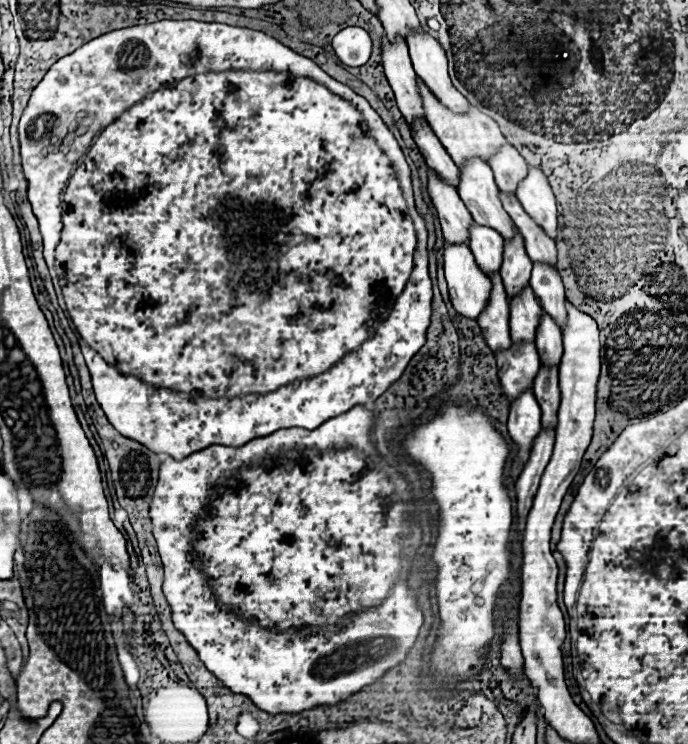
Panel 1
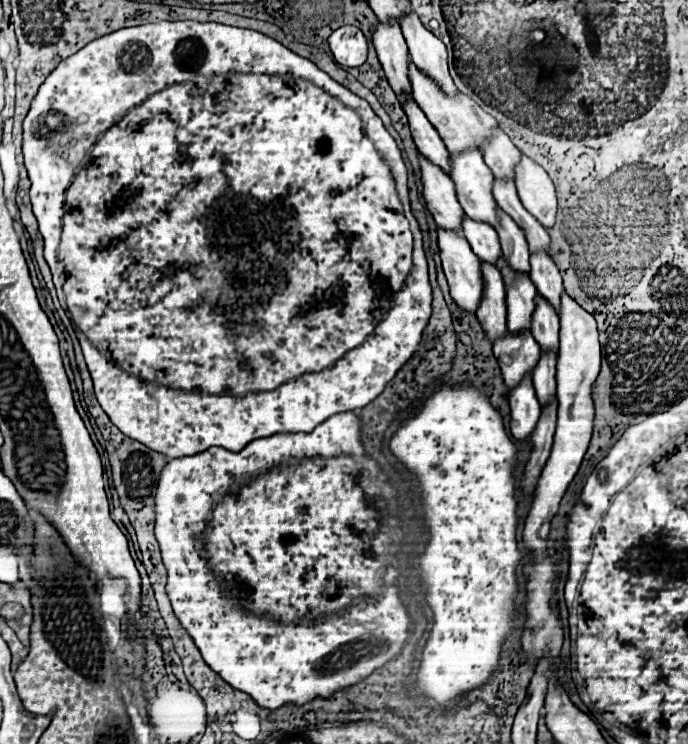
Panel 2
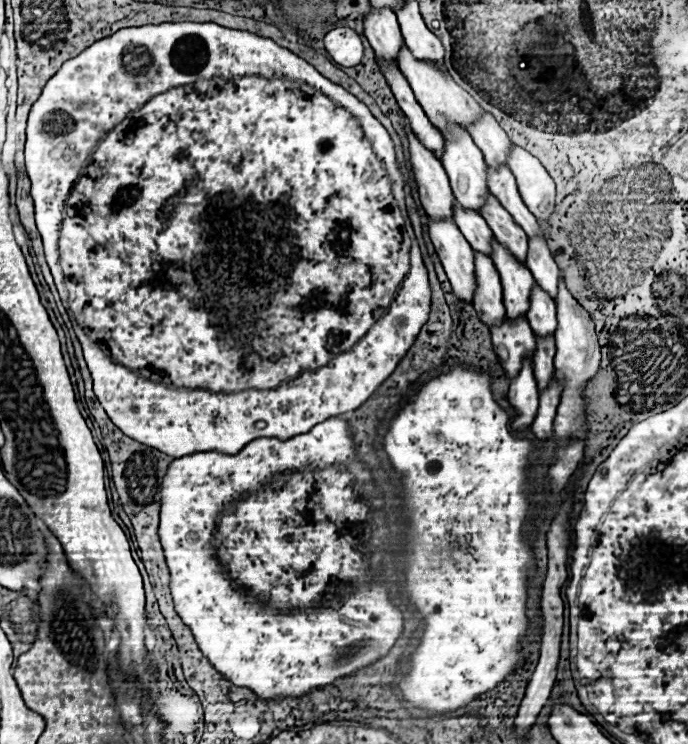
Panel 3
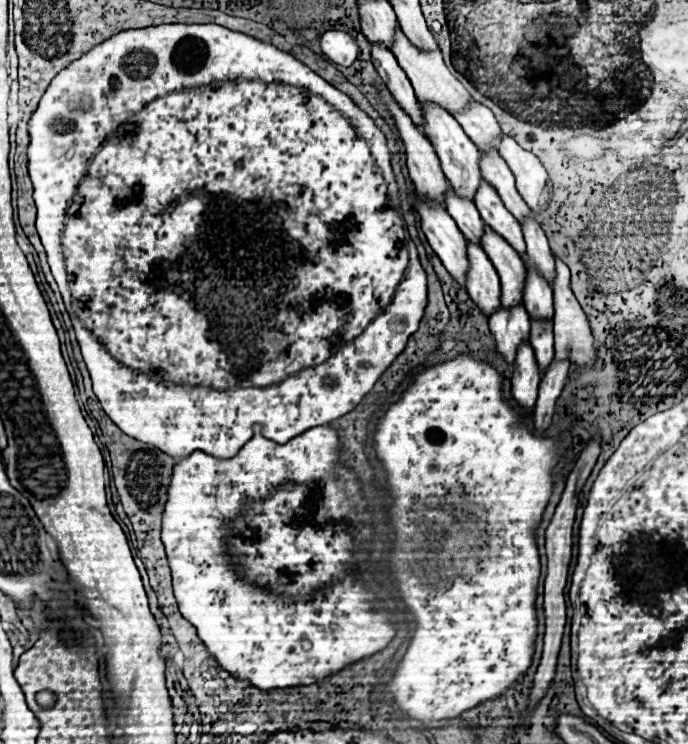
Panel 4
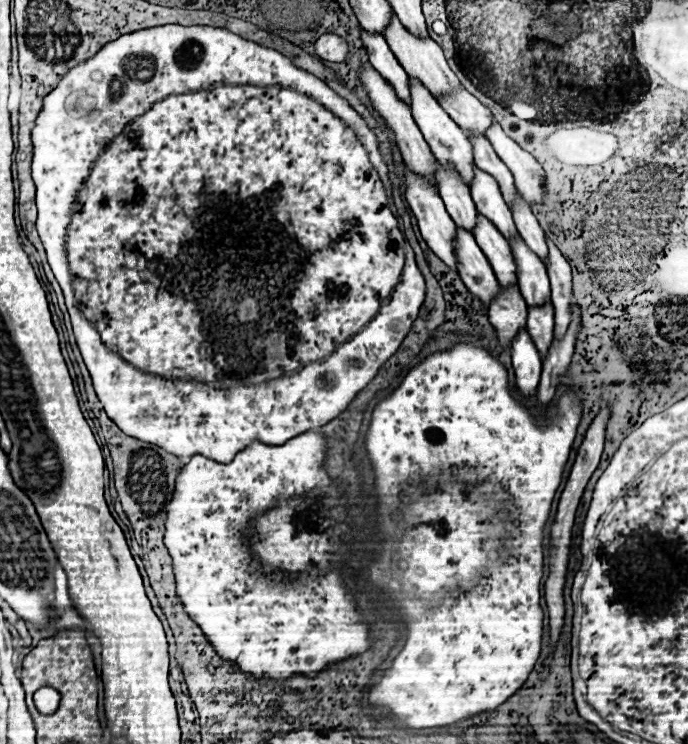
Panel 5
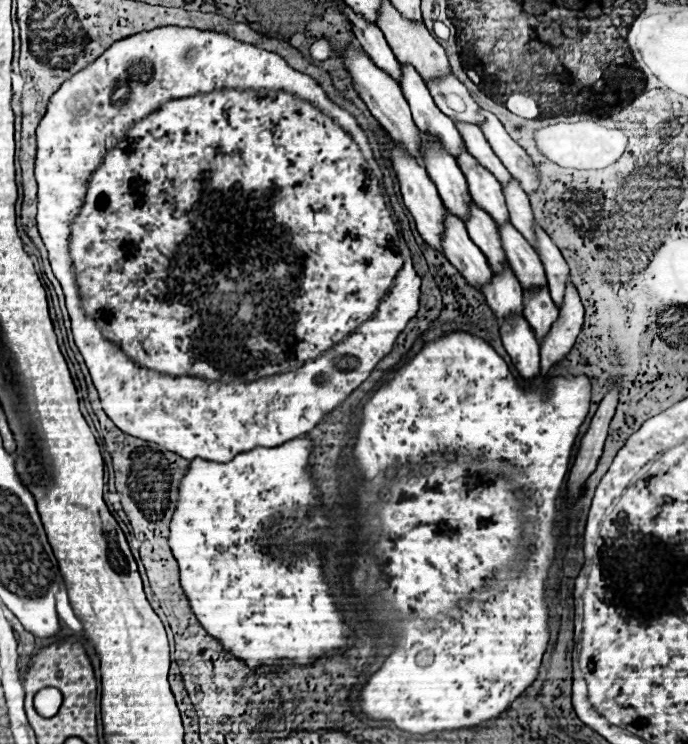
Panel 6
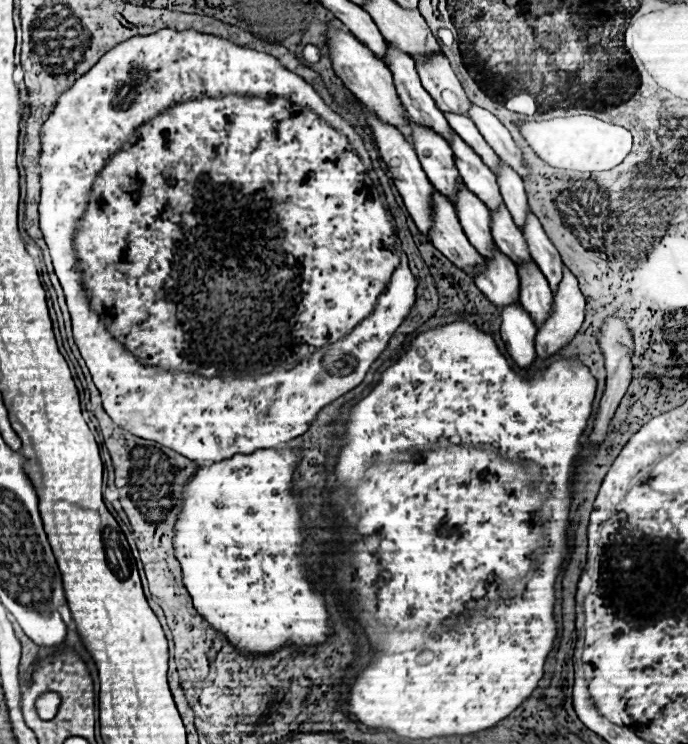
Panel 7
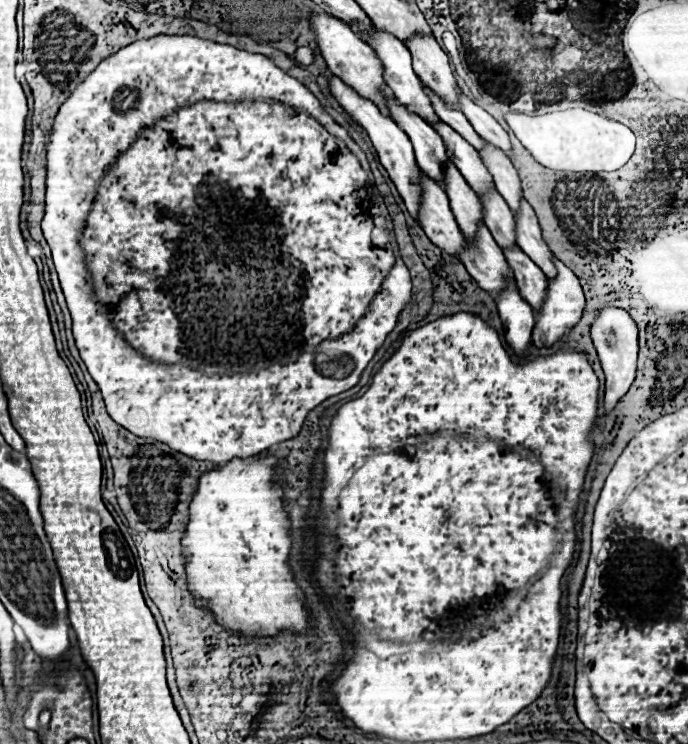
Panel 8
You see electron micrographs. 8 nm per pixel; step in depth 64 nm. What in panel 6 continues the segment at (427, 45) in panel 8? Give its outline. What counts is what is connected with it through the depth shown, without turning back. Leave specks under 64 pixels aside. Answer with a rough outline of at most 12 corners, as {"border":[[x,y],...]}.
{"border":[[454,76],[426,80],[450,118],[480,124],[480,106]]}

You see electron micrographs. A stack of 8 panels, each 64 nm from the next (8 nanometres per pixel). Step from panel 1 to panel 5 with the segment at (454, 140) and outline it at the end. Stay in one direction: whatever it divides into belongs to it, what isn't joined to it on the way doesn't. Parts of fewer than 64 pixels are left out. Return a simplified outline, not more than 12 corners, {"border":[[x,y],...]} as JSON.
{"border":[[392,12],[384,32],[402,68],[432,94],[460,86],[444,50]]}

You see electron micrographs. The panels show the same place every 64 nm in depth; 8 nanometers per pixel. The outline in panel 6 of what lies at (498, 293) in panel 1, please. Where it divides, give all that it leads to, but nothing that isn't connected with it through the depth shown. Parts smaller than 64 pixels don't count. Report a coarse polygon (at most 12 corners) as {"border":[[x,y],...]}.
{"border":[[446,210],[444,256],[480,288],[492,270],[464,222]]}

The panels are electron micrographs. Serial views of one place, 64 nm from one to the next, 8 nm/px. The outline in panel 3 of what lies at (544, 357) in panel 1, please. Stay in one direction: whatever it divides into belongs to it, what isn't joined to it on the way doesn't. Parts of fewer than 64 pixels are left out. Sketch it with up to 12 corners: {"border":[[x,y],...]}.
{"border":[[538,284],[526,318],[536,334],[554,334],[556,304]]}

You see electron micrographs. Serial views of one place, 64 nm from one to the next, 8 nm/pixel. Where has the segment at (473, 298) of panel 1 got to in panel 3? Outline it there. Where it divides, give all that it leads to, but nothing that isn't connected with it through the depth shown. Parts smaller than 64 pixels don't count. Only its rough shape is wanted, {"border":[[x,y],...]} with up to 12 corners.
{"border":[[450,220],[428,234],[464,302],[474,294],[474,254]]}

